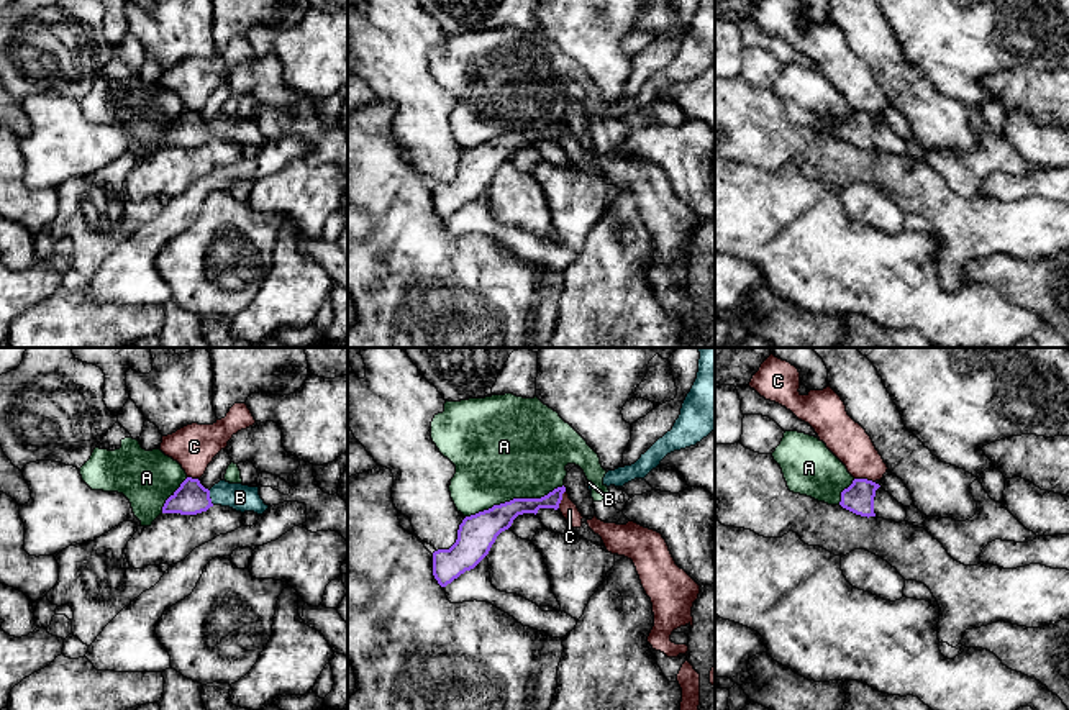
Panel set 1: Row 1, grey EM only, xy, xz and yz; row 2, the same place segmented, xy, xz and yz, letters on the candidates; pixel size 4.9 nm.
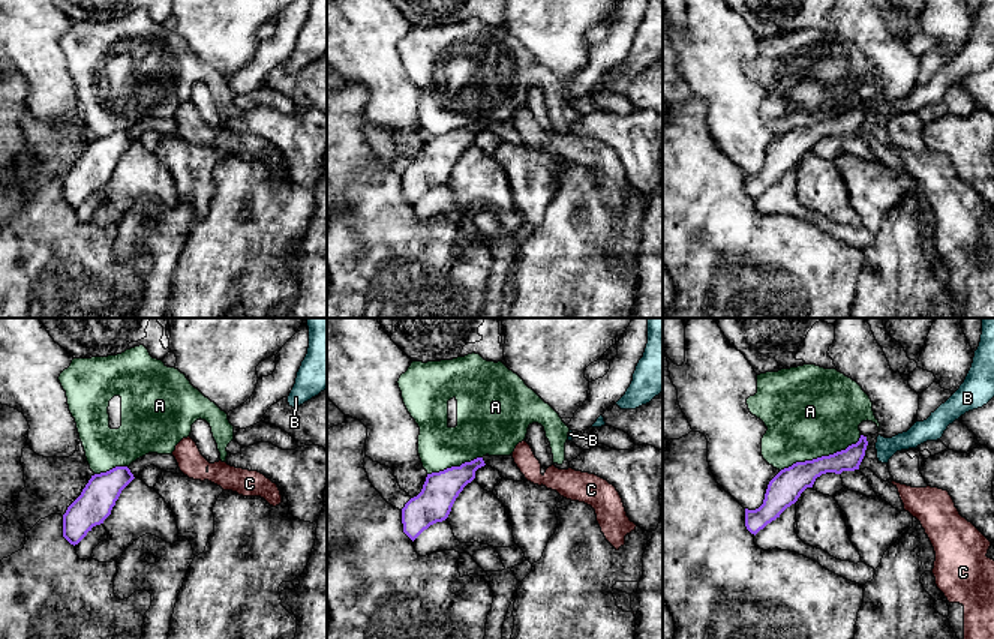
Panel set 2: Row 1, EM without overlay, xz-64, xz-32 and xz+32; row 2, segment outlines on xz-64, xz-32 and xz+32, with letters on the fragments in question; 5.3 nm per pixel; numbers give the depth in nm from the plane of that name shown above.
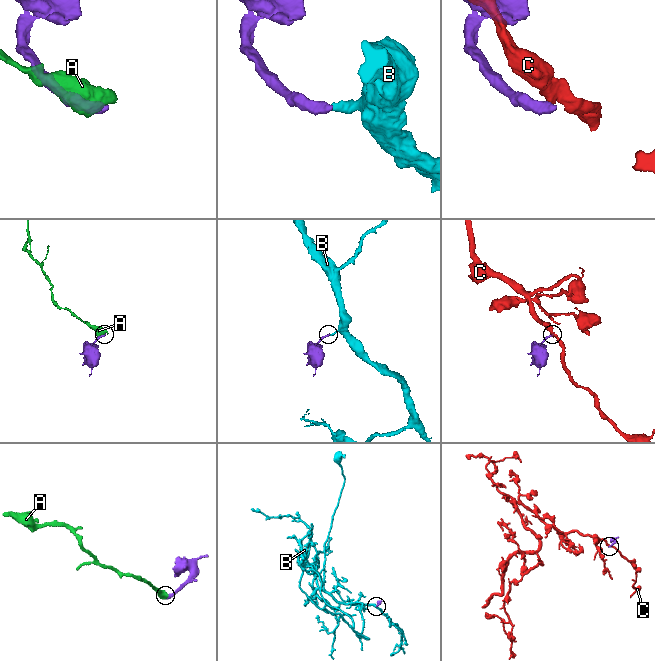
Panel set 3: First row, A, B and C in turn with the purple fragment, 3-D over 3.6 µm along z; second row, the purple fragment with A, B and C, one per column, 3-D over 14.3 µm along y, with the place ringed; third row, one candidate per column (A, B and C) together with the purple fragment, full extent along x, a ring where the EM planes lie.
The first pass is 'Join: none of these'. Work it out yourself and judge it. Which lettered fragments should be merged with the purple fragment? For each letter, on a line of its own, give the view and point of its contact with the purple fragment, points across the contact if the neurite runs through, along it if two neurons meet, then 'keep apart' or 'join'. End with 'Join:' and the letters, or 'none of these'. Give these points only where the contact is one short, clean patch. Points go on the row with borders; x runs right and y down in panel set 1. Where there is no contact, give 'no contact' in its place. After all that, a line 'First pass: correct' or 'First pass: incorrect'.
A: xz (514, 499) | keep apart
B: xy (209, 497) | across xy (191, 497), (209, 497), (240, 497) | join
C: yz (864, 479) | along yz (855, 477), (874, 482) | keep apart
Join: B
First pass: incorrect

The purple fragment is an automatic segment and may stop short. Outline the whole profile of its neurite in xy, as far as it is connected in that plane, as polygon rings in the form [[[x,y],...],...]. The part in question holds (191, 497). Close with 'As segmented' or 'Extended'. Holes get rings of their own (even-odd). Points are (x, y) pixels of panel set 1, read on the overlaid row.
[[[187,477],[166,500],[162,513],[197,515],[213,505],[230,507],[241,513],[254,512],[257,515],[269,508],[259,495],[259,487],[230,484],[223,479],[208,490],[198,479]]]. Extended

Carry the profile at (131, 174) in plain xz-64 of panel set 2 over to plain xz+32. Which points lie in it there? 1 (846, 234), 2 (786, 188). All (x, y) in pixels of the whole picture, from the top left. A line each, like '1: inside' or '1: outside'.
1: outside
2: outside

